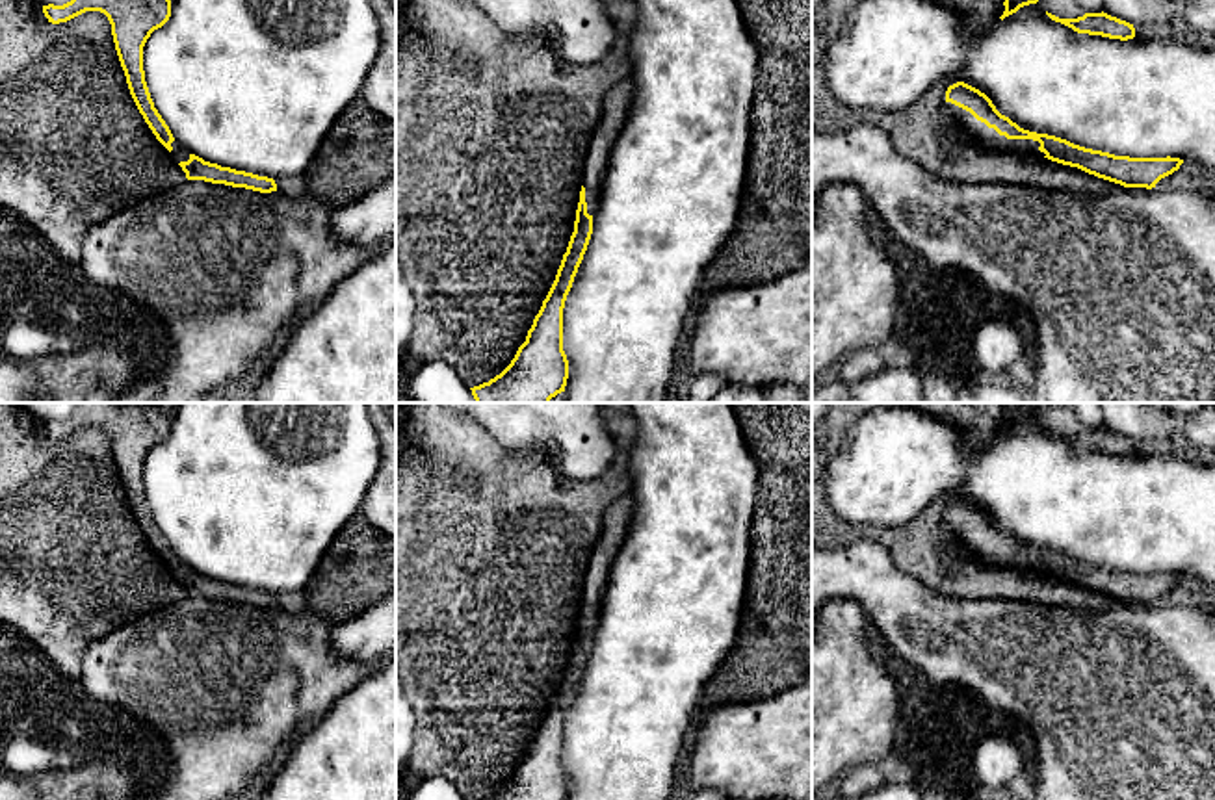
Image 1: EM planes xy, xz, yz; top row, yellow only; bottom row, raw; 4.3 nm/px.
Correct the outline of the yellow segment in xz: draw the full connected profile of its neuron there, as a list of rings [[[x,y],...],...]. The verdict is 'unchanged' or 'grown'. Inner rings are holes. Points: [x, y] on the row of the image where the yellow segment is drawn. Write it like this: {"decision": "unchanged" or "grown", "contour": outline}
{"decision": "grown", "contour": [[[626,78],[604,97],[596,130],[583,163],[574,232],[555,280],[511,364],[489,382],[470,388],[476,403],[550,403],[565,392],[568,360],[563,351],[563,308],[593,234],[611,148],[626,123],[634,85]]]}

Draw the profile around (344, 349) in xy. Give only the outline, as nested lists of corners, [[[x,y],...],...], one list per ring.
[[[396,238],[305,312],[256,384],[256,403],[396,403]]]

